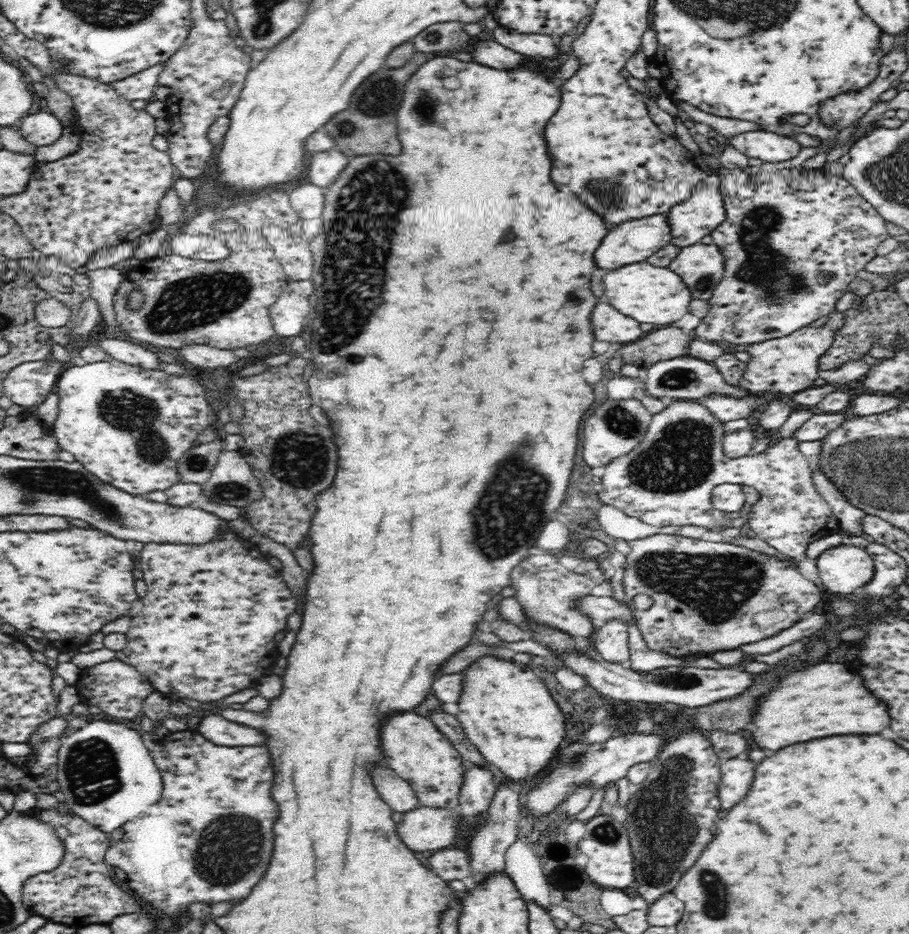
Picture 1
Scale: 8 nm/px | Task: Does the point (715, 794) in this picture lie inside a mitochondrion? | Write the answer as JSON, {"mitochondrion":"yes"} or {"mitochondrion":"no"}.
{"mitochondrion":"no"}

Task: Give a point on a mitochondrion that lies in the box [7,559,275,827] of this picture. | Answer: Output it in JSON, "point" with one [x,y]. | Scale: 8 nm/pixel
{"point":[93,774]}

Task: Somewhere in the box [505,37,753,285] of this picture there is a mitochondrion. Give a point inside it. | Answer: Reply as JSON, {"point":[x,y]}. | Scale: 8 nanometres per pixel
{"point":[608,192]}

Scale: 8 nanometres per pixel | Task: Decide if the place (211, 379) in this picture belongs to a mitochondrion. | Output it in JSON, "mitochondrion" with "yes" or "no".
{"mitochondrion":"no"}

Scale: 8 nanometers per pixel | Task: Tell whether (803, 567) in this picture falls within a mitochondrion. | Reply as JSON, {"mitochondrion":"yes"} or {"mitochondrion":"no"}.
{"mitochondrion":"no"}

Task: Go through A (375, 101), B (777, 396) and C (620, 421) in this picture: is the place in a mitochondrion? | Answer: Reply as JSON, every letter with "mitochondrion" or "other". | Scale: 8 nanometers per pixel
{"A":"mitochondrion","B":"other","C":"mitochondrion"}

